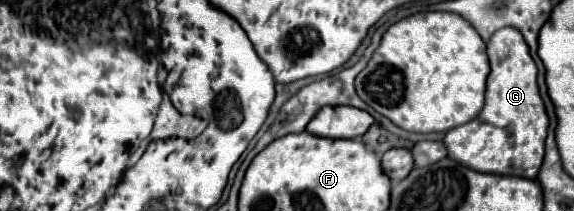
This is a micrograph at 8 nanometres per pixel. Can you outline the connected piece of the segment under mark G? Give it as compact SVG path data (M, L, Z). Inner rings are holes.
M502 27L492 35L492 39L488 41L488 57L492 71L488 75L484 109L470 123L454 127L446 133L444 143L448 149L448 157L480 173L500 173L534 179L544 159L544 141L548 131L548 115L536 83L536 63L522 33L514 27ZM502 129L508 131L510 145L502 145Z

